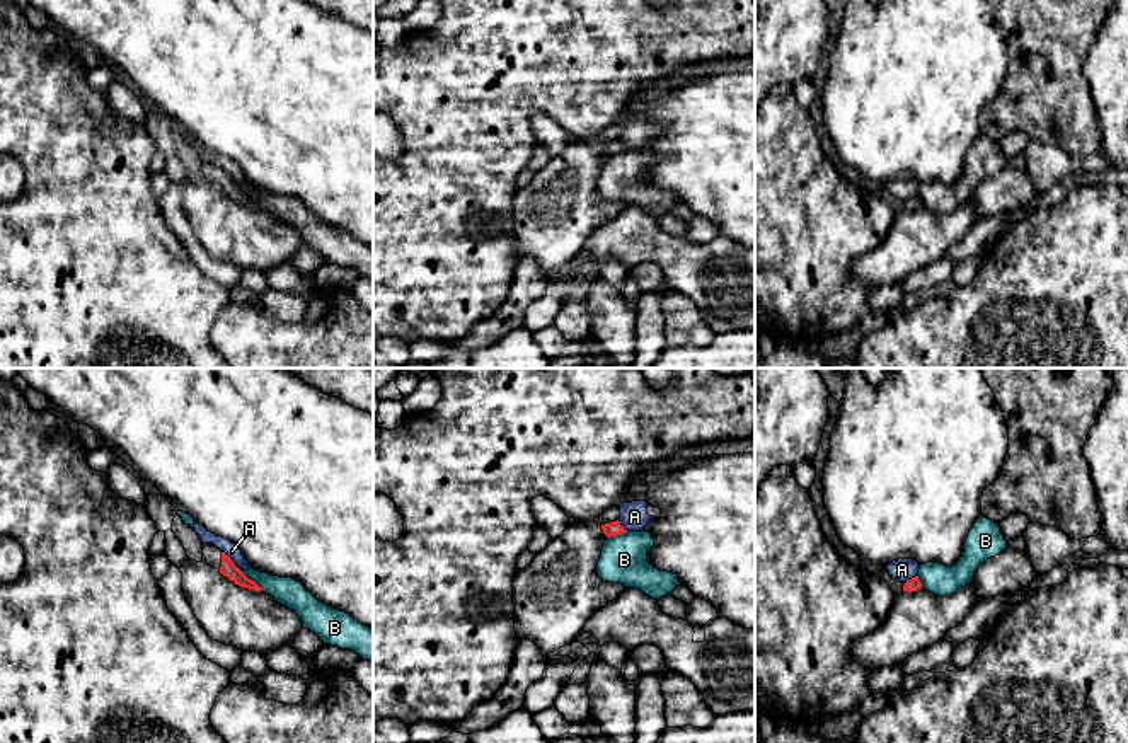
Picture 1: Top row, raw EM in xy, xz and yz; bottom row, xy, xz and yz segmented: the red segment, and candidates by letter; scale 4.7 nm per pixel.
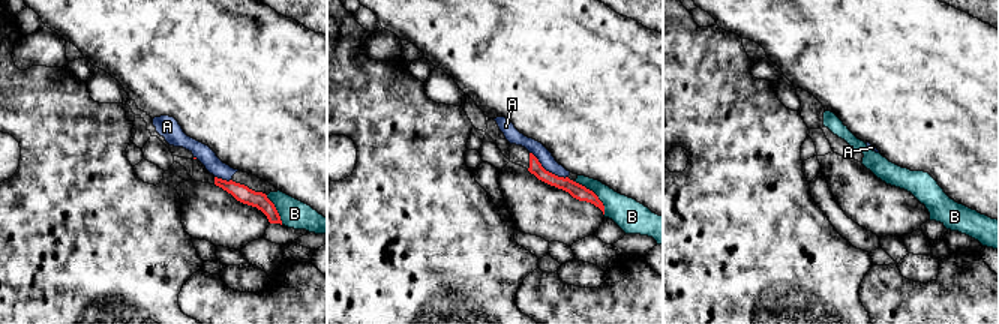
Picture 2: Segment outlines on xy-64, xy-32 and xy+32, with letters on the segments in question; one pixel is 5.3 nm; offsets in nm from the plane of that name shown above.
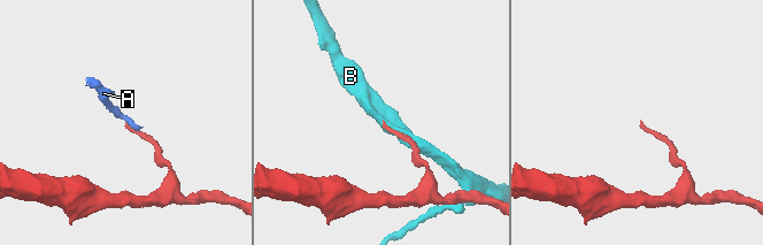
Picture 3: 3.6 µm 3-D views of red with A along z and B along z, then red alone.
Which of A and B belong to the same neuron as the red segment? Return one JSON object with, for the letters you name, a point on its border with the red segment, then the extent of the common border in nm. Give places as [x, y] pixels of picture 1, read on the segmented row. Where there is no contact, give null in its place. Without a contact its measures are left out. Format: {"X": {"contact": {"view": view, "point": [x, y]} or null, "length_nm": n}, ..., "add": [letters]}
{"add": []}

